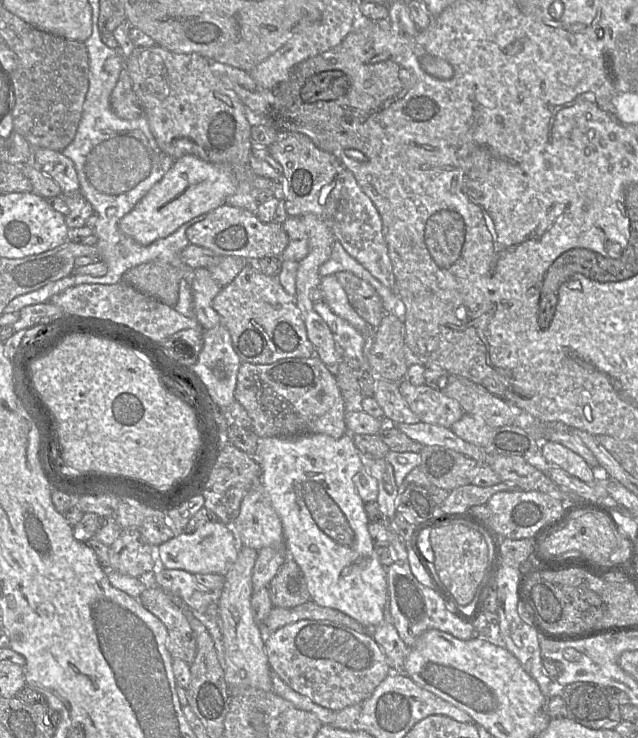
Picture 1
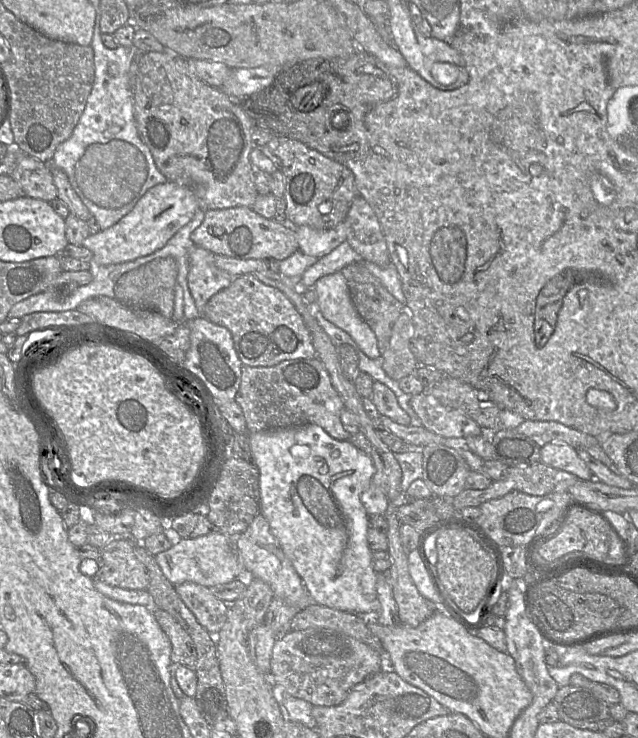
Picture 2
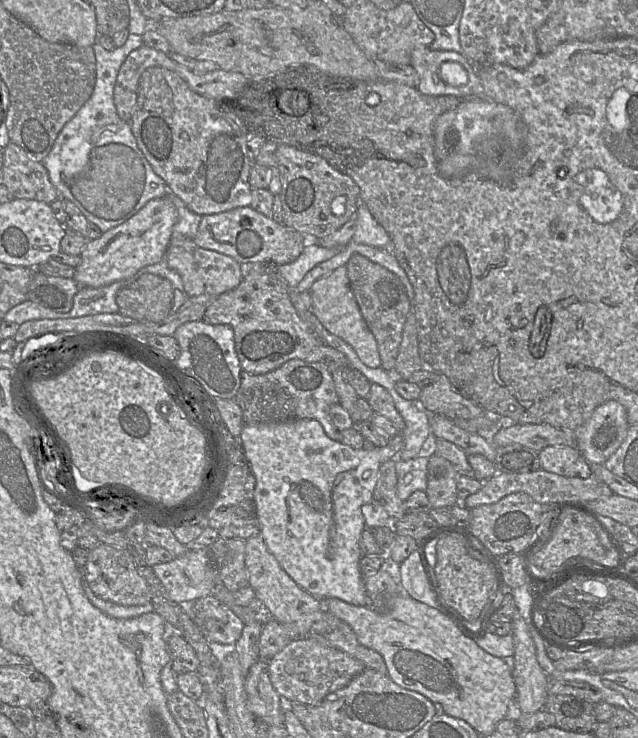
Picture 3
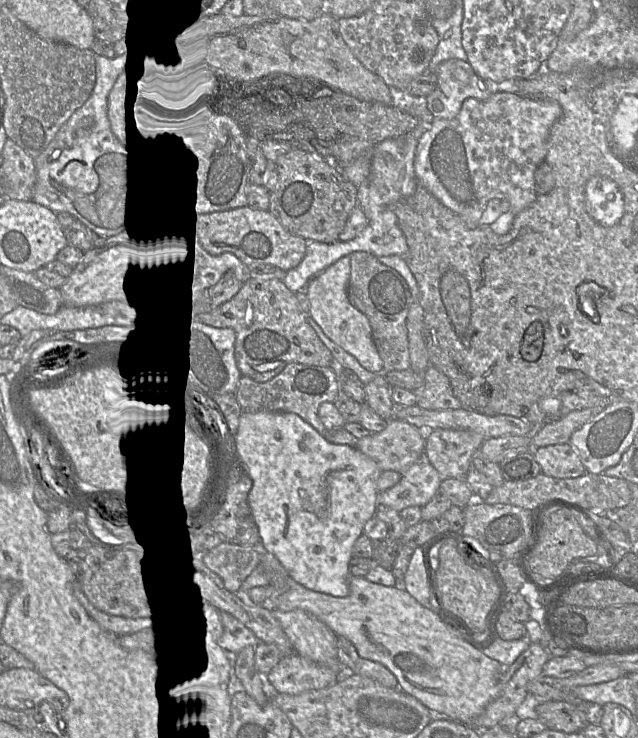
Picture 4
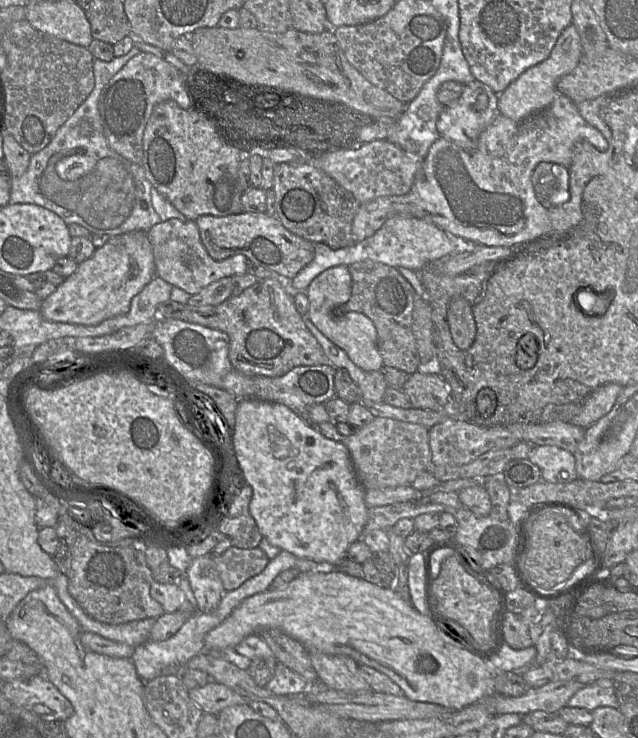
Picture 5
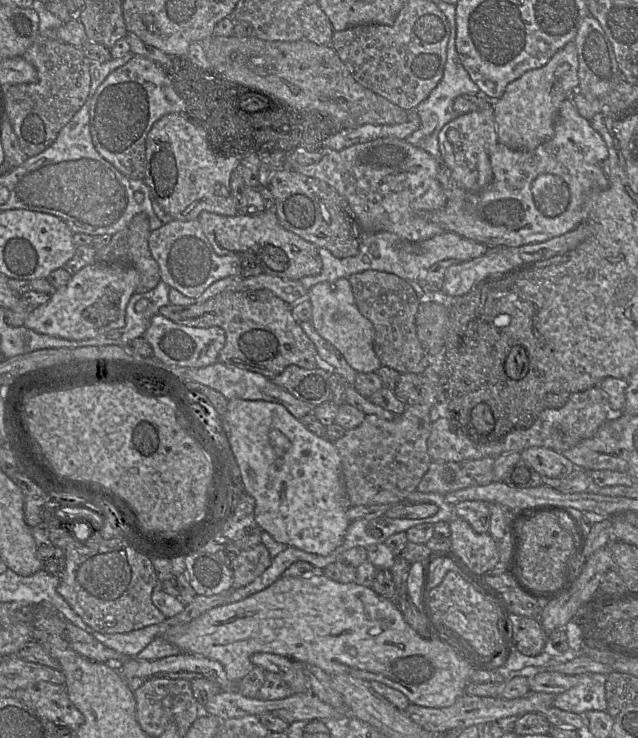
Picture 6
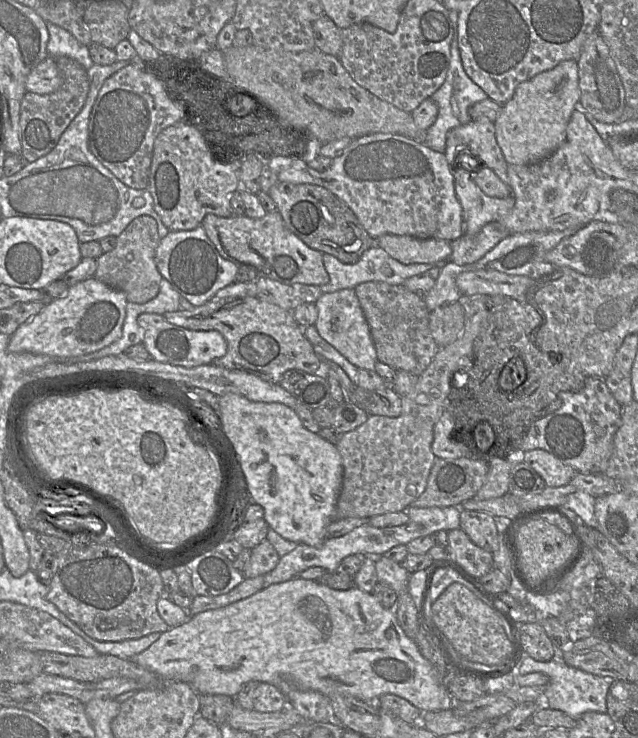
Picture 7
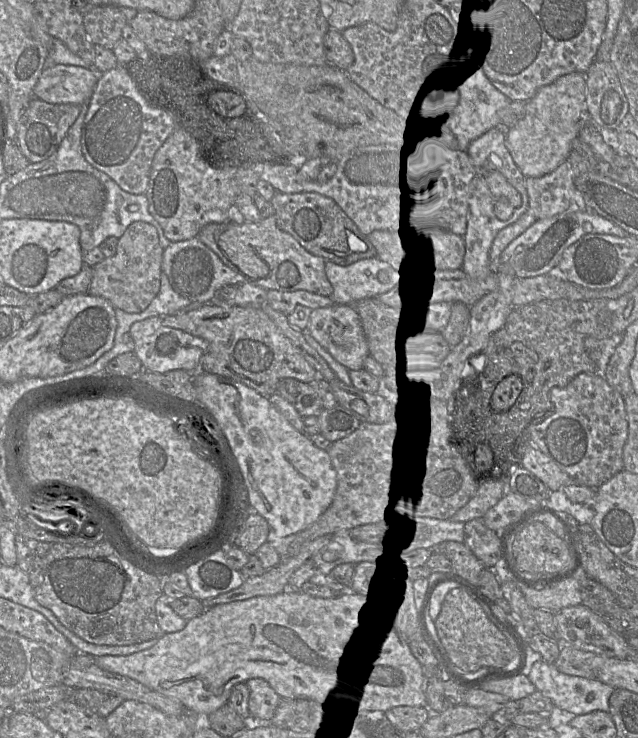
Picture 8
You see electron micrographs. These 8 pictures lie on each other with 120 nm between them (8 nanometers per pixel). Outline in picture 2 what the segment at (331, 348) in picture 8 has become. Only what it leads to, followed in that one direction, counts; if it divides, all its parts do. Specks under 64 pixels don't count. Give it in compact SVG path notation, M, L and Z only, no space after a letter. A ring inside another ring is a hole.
M342 272L320 278L314 289L317 294L315 310L348 333L367 357L379 359L381 354L376 335L355 309Z

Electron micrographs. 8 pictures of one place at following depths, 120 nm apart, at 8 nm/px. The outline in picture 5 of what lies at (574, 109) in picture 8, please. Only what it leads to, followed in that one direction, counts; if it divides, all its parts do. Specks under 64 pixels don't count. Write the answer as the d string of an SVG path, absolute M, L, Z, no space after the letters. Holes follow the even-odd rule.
M572 23L558 37L549 57L527 69L499 95L499 112L514 120L521 121L549 107L558 94L558 81L571 73L582 58L582 45L578 30Z

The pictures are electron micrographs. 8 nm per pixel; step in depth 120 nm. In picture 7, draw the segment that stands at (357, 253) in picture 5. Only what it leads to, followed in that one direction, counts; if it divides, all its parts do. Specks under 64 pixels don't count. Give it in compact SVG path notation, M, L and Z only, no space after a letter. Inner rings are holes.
M498 222L488 223L476 234L464 233L450 241L452 253L449 261L457 265L476 262L509 235L510 232ZM376 244L364 251L359 260L353 264L342 263L336 257L327 253L323 253L322 258L326 272L329 275L329 282L320 286L323 293L332 293L342 289L354 289L357 285L370 281L385 282L390 285L403 285L406 279L423 274L436 266L423 263L402 264Z

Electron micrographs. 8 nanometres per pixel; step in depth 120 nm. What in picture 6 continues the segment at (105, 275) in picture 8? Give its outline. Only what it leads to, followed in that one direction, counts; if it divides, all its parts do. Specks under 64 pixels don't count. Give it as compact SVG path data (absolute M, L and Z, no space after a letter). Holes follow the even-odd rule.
M147 214L136 215L121 231L112 235L110 243L96 250L96 262L125 264L139 274L139 284L135 293L145 293L154 289L161 281L157 262L149 249L151 230Z

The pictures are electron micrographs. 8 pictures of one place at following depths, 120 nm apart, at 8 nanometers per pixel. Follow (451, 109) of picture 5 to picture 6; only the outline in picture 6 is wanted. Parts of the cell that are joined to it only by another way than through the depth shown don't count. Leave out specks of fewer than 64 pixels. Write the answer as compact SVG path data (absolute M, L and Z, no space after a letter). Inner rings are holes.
M484 99L484 107L482 109L459 115L456 119L447 123L438 135L440 148L439 159L442 165L450 170L452 177L460 186L471 191L486 189L493 181L493 171L490 157L499 142L494 109L492 108L490 102L494 104L494 101Z

